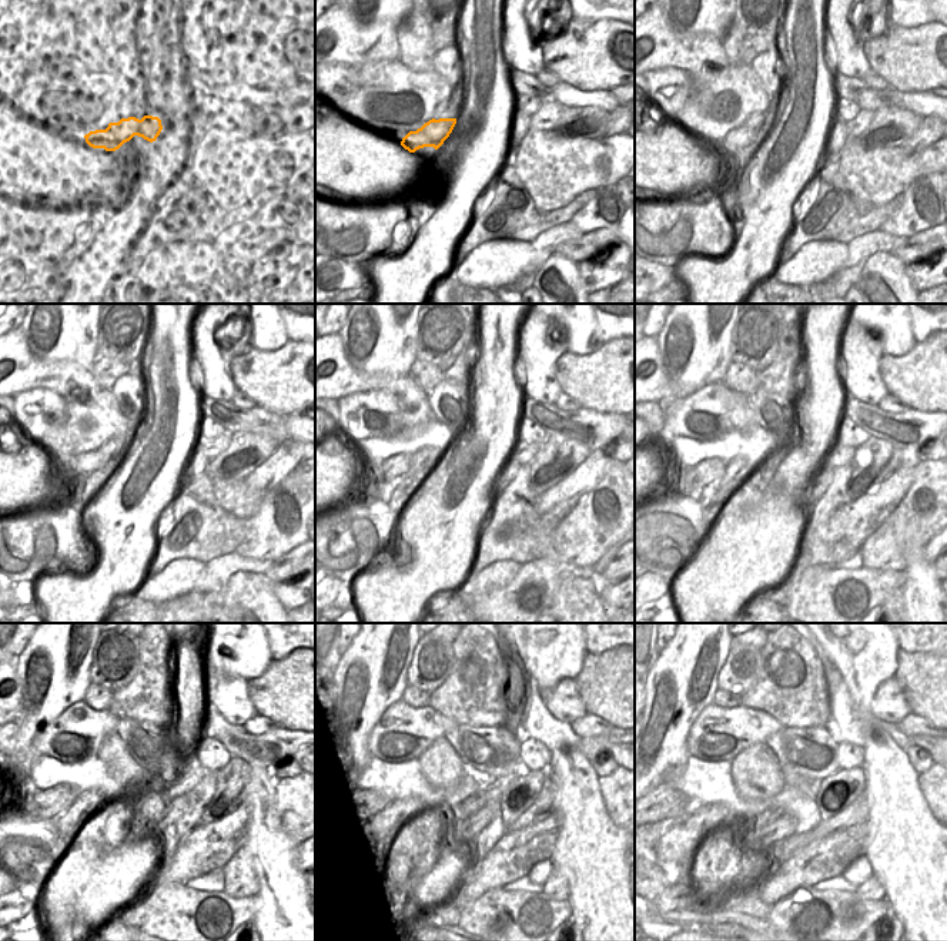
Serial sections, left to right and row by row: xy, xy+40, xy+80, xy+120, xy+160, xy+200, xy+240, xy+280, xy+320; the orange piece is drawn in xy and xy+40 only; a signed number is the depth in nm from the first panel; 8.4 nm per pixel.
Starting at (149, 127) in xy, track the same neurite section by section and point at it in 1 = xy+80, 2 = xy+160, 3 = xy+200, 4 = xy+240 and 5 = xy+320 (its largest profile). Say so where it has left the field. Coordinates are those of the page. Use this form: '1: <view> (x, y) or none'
1: xy+80 (739, 137)
2: xy+160 (371, 479)
3: xy+200 (689, 482)
4: xy+240 (47, 803)
5: xy+320 (663, 801)

